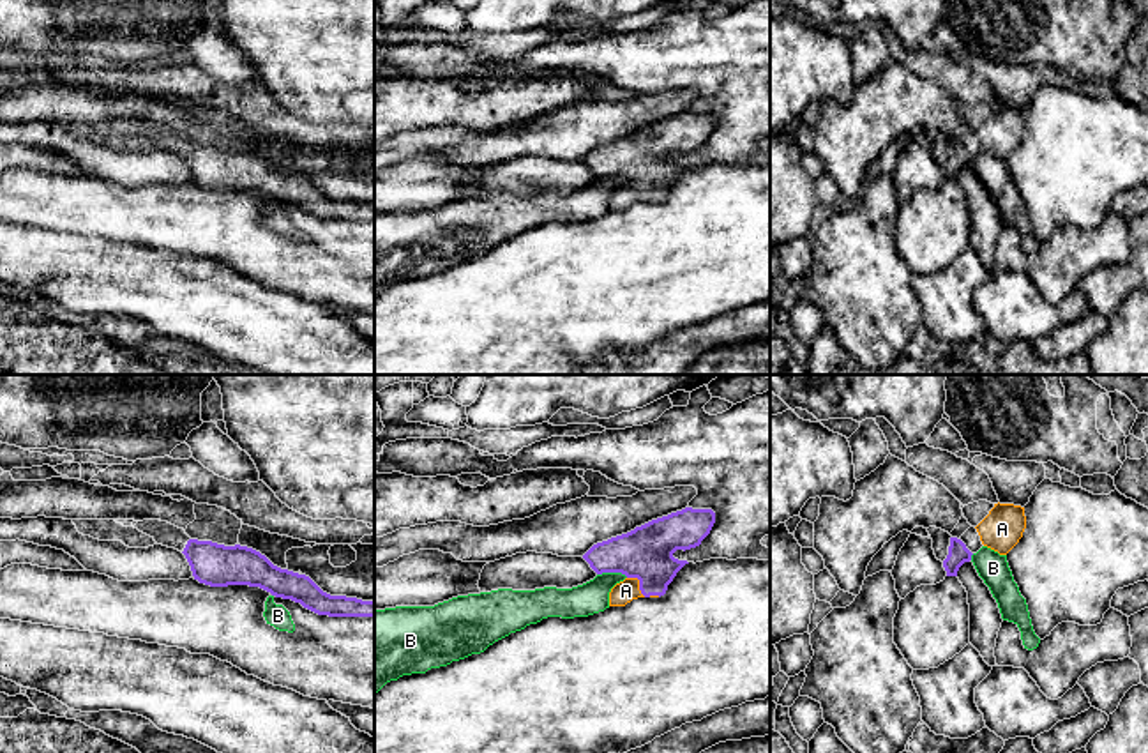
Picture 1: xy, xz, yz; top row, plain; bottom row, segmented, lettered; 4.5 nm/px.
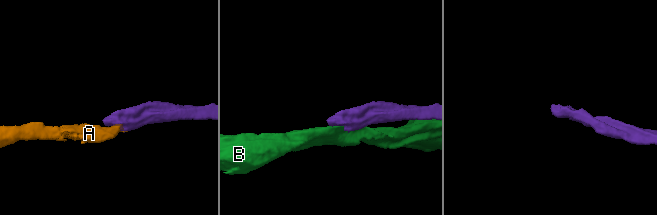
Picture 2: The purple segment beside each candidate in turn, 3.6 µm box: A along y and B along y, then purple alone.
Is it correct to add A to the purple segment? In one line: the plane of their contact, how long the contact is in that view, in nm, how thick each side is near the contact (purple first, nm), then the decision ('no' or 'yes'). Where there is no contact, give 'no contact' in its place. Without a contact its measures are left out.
contact in xz; length 130 nm; calibres 240 and 100 nm; yes

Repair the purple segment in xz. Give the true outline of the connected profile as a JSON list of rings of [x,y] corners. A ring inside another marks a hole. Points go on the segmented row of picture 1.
[[[685,507],[597,543],[583,559],[597,574],[622,573],[627,576],[611,589],[609,606],[625,606],[638,597],[661,597],[676,573],[689,564],[675,559],[673,553],[699,546],[714,523],[712,509]]]

